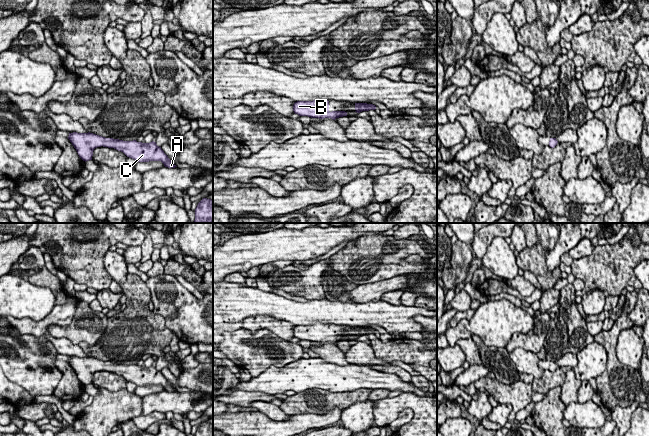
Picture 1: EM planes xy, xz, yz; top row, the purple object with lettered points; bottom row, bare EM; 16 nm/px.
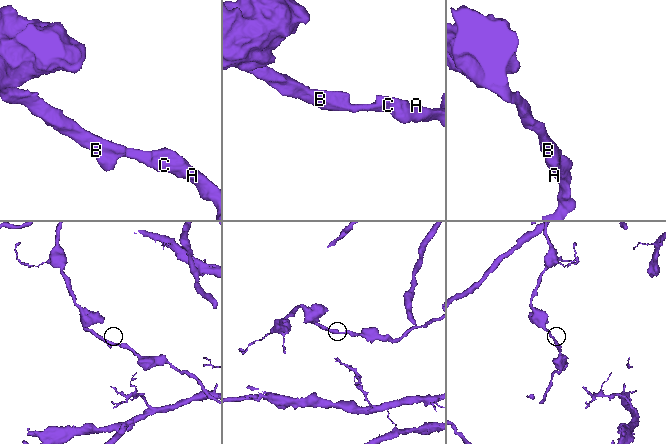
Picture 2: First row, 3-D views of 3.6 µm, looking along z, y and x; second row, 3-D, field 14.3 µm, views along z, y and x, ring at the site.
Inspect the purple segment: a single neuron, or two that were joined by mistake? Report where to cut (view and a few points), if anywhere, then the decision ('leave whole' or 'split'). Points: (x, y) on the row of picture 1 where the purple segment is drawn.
no cut | leave whole

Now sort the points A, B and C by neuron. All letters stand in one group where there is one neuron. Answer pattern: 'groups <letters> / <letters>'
groups A B C

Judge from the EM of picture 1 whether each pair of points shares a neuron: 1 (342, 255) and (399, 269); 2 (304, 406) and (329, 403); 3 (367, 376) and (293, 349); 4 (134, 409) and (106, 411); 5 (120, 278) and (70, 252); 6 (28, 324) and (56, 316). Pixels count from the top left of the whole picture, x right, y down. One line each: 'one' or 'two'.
1: one
2: one
3: two
4: one
5: two
6: one

